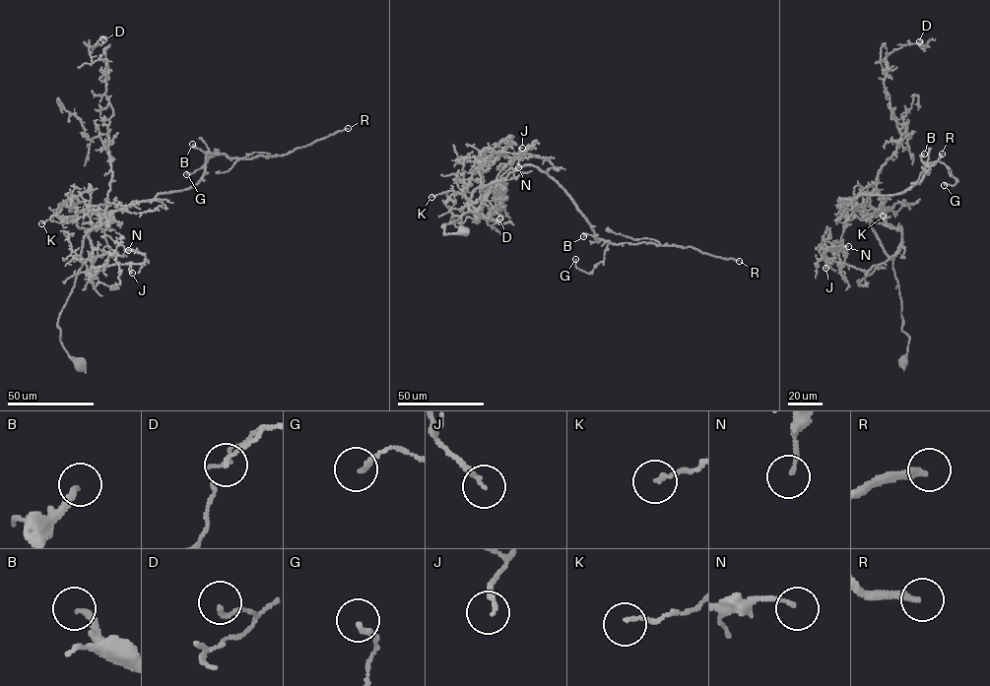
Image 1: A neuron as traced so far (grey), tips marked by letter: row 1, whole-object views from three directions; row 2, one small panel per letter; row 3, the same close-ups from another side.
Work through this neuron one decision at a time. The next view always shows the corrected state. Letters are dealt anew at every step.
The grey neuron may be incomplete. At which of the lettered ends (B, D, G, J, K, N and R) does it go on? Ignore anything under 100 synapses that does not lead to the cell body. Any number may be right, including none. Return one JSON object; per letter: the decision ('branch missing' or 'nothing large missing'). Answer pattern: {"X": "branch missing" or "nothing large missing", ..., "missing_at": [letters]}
{"B": "branch missing", "D": "nothing large missing", "G": "nothing large missing", "J": "nothing large missing", "K": "nothing large missing", "N": "nothing large missing", "R": "branch missing", "missing_at": ["B", "R"]}

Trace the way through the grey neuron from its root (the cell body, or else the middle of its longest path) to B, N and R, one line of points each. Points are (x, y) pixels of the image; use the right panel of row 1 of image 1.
B: (902, 361), (909, 338), (901, 330), (892, 260), (865, 209), (849, 200), (900, 194), (919, 182), (924, 154)
N: (902, 361), (909, 338), (901, 330), (892, 257), (862, 271), (825, 260), (820, 251), (848, 246)
R: (902, 361), (909, 338), (901, 330), (892, 260), (865, 209), (849, 200), (903, 192), (942, 154)

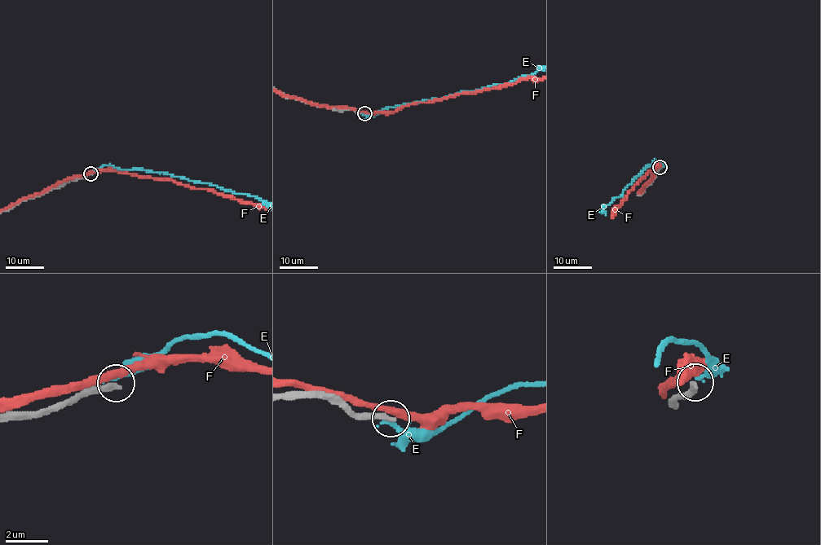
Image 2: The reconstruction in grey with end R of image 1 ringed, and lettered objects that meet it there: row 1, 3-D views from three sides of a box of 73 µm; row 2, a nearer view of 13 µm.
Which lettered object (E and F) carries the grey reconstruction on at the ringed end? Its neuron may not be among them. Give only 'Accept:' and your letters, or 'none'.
Accept: none

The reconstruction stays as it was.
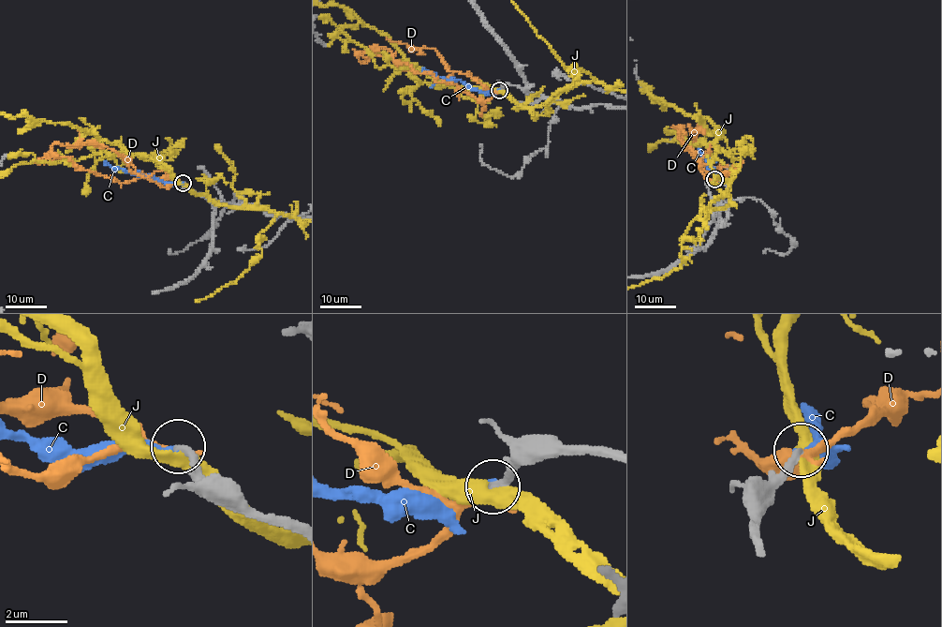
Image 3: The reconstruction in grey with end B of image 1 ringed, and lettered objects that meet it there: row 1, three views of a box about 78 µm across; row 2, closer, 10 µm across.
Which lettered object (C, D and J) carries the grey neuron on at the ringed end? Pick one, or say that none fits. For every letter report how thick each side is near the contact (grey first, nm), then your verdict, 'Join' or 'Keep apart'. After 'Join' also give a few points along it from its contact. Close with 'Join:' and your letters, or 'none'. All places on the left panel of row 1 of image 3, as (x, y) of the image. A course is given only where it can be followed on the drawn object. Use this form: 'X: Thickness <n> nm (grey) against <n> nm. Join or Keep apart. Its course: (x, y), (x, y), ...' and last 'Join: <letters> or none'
C: Thickness 260 nm (grey) against 150 nm. Keep apart
D: Thickness 280 nm (grey) against 300 nm. Join
J: Thickness 280 nm (grey) against 400 nm. Keep apart
Join: D

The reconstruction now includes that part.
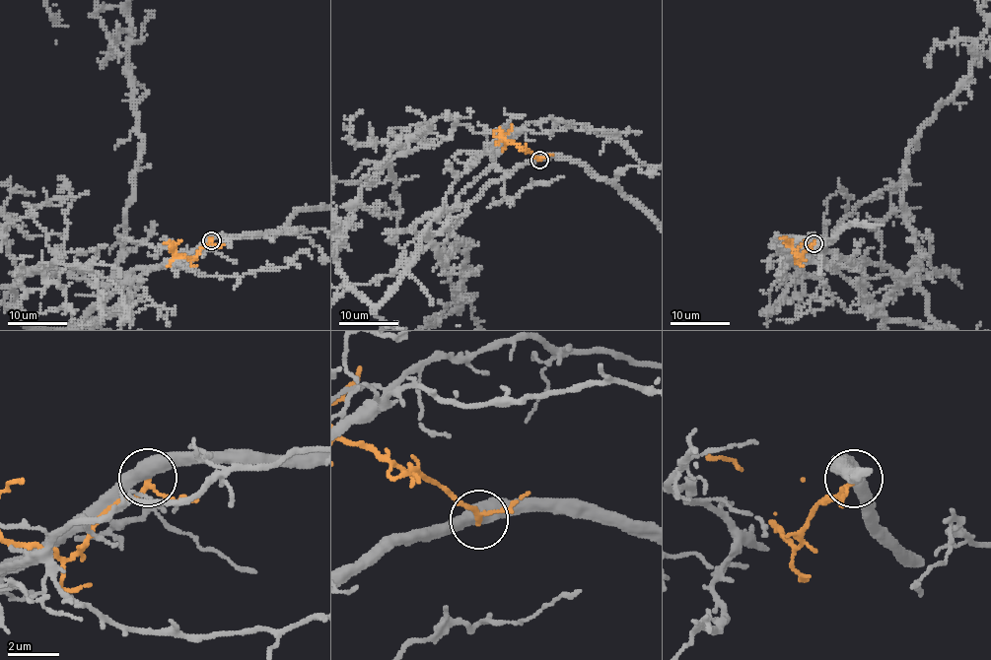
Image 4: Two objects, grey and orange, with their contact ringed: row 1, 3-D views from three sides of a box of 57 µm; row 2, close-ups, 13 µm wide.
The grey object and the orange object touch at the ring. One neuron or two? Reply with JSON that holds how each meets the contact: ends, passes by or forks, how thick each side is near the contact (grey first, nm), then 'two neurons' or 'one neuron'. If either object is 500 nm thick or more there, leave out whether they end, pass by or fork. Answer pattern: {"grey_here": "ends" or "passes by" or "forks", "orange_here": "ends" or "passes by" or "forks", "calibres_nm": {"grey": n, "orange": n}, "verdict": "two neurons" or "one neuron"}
{"calibres_nm": {"grey": 550, "orange": 160}, "verdict": "two neurons"}

